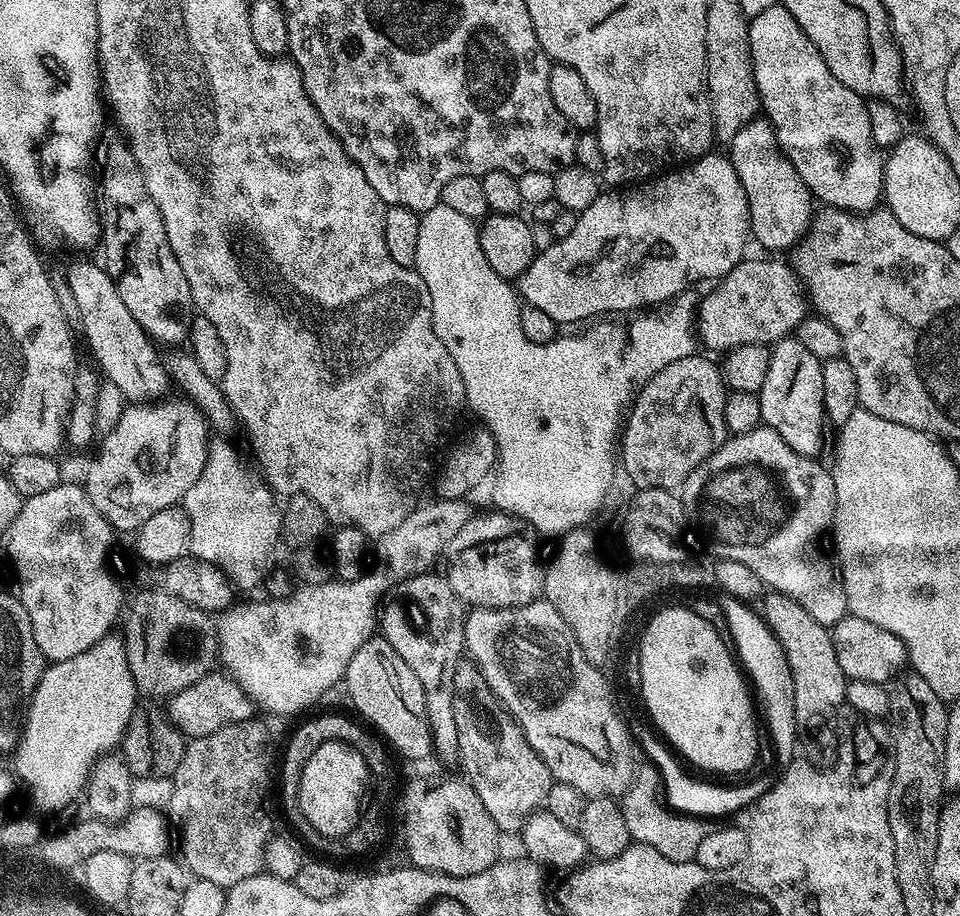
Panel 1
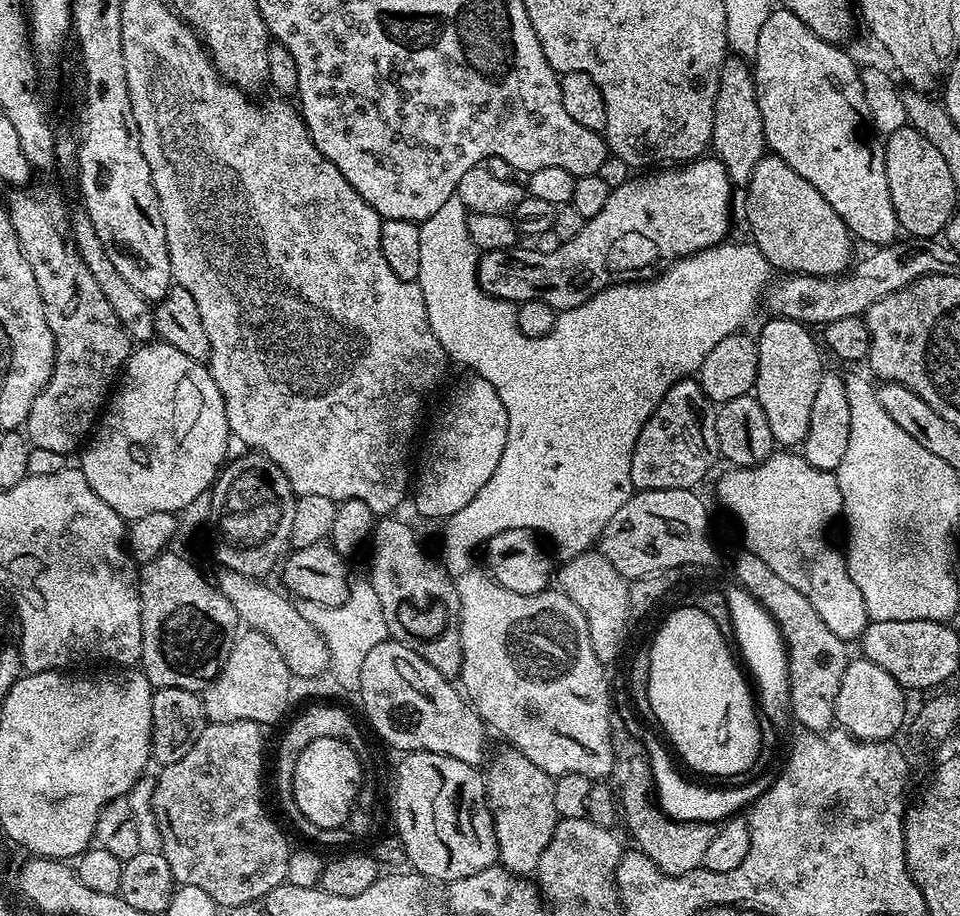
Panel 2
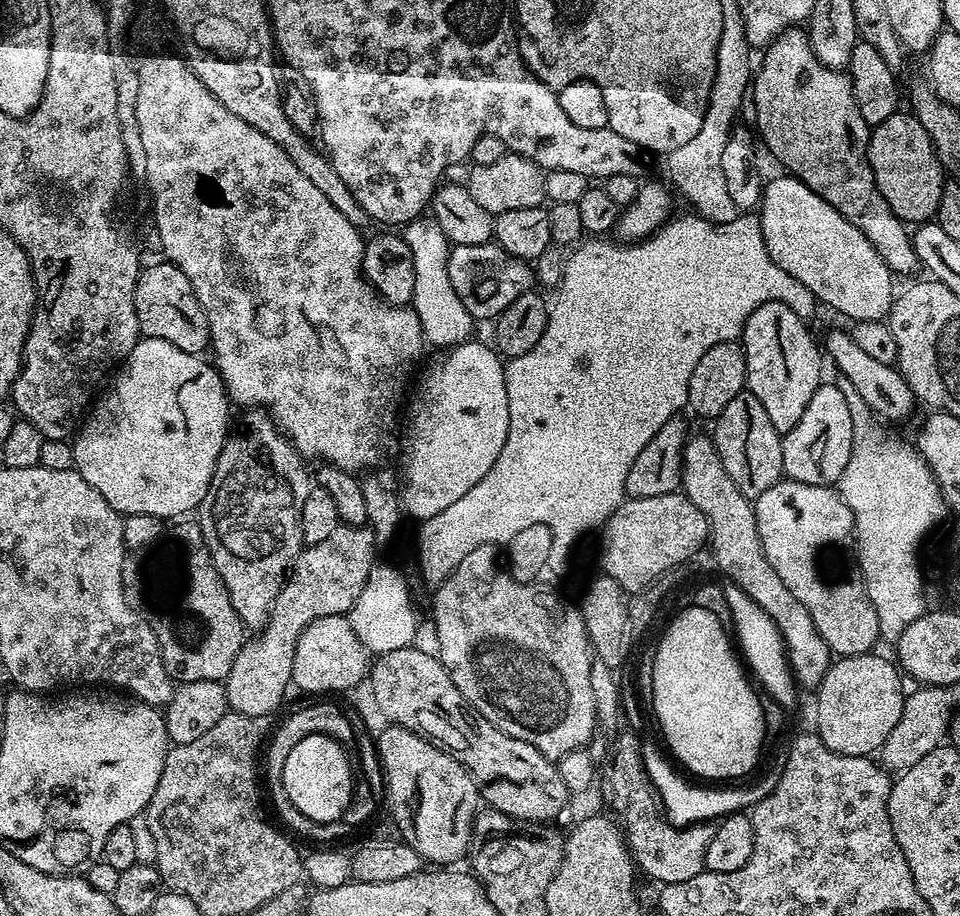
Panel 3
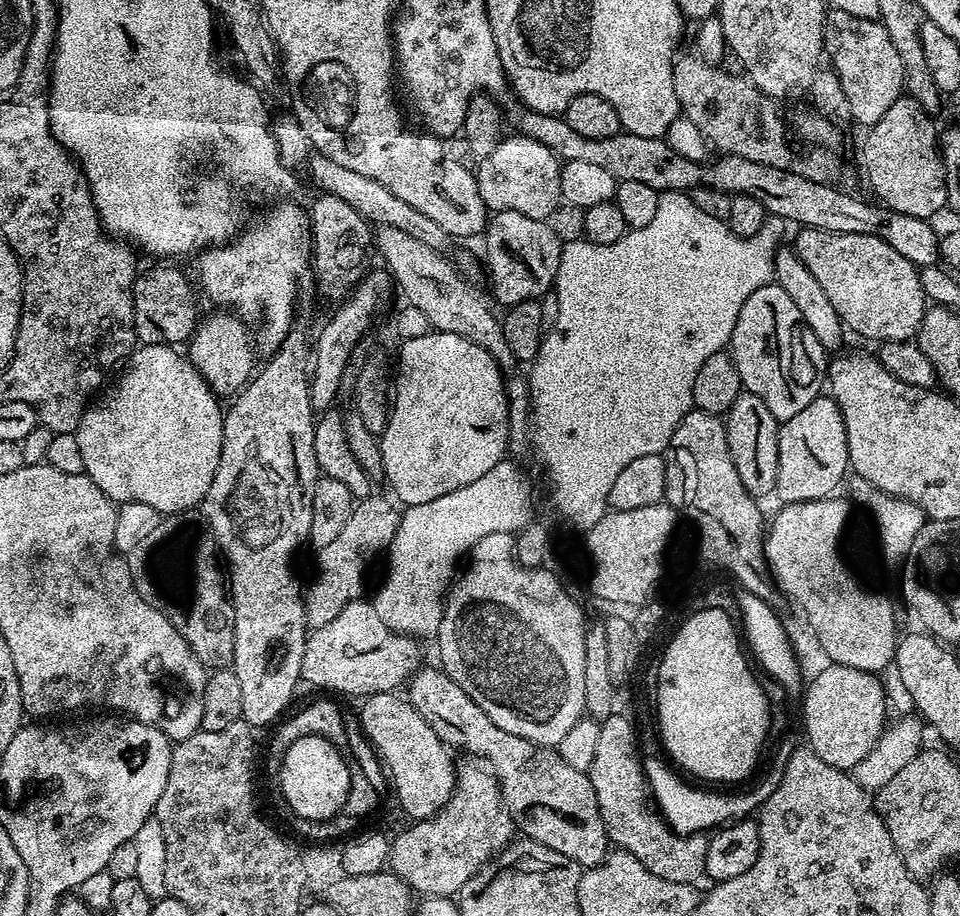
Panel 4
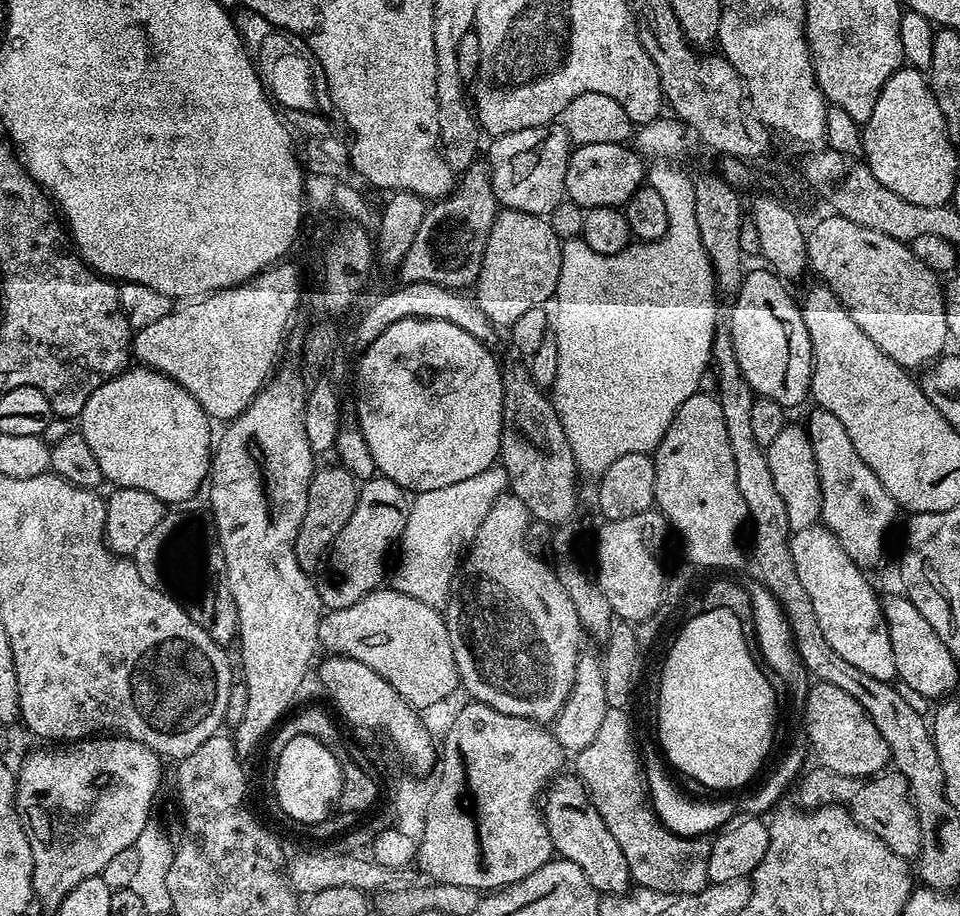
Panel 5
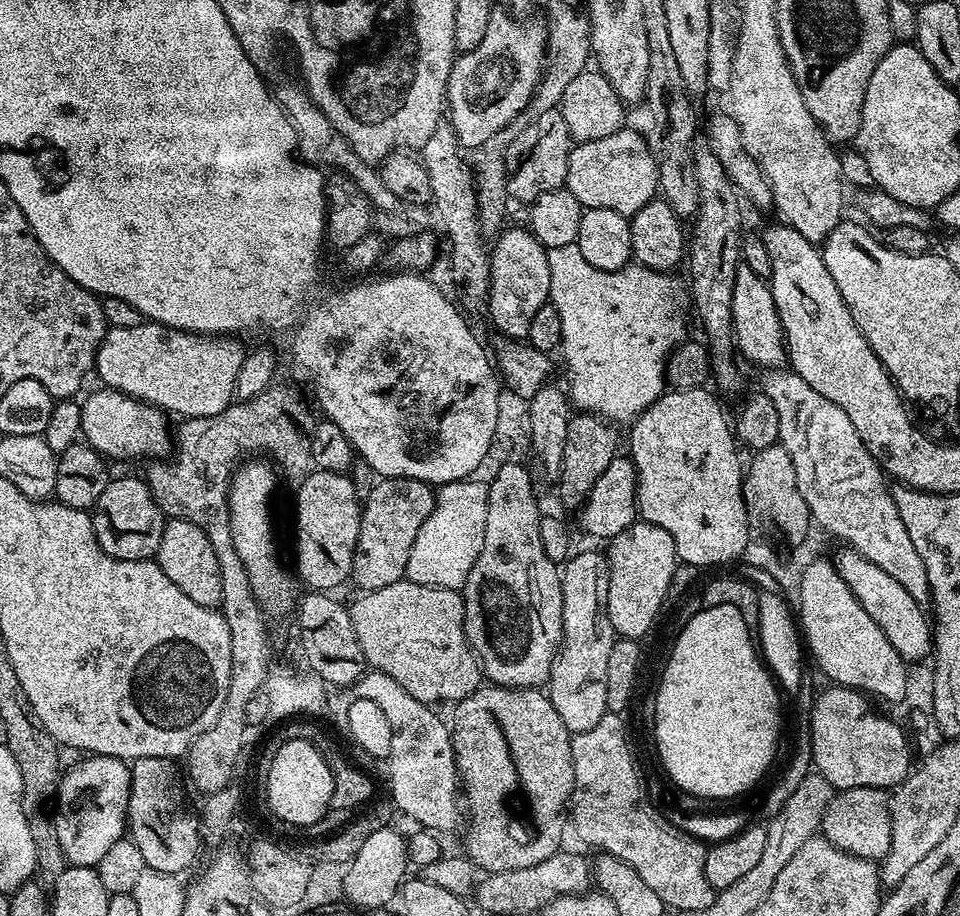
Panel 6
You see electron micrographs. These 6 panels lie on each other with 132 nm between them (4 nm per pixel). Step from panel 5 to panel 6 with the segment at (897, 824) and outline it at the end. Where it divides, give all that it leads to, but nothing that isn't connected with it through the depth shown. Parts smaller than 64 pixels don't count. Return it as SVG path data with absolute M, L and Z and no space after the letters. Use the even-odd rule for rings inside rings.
M846 788L833 795L820 817L820 832L824 839L844 852L863 860L879 862L890 850L892 813L883 788Z

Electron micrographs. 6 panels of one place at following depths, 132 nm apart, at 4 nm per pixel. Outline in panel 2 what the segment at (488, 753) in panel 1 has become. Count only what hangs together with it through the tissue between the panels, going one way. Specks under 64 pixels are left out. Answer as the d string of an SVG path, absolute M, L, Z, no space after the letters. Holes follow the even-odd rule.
M503 746L496 753L491 753L486 764L486 796L488 809L492 811L492 821L496 827L496 845L502 854L498 857L499 863L518 876L527 877L535 873L538 858L542 858L542 850L550 844L550 838L554 838L557 814L554 810L554 786L555 779L546 775L526 754L522 754L511 746Z

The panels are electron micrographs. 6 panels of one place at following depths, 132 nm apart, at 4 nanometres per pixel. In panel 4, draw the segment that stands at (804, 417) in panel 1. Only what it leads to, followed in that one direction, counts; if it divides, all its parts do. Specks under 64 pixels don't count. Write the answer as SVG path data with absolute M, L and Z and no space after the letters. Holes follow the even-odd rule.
M770 283L754 290L734 322L730 355L740 375L743 391L754 394L766 402L766 410L778 422L794 418L806 410L815 396L821 395L820 375L826 372L824 347L806 326L798 306L782 286Z

